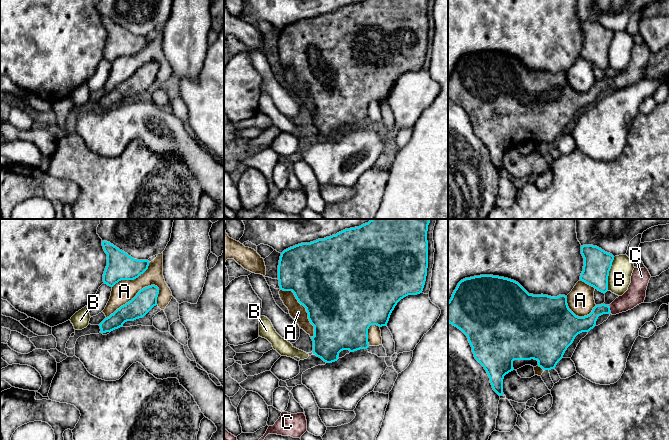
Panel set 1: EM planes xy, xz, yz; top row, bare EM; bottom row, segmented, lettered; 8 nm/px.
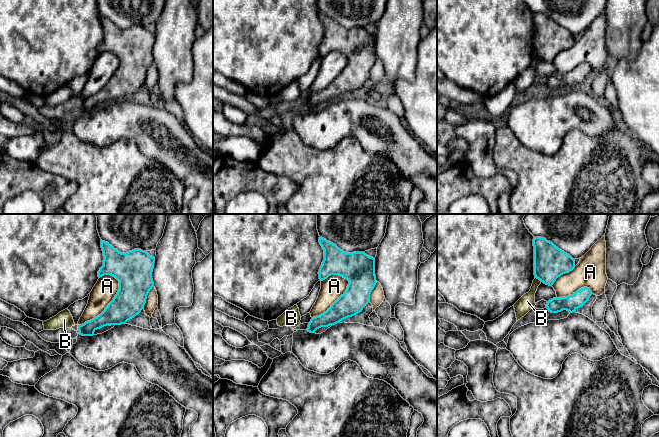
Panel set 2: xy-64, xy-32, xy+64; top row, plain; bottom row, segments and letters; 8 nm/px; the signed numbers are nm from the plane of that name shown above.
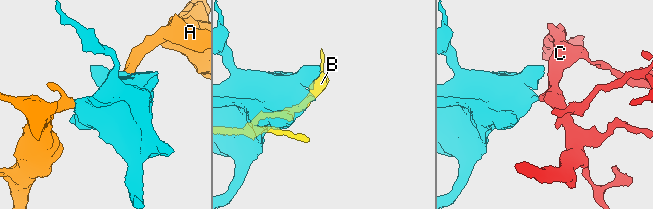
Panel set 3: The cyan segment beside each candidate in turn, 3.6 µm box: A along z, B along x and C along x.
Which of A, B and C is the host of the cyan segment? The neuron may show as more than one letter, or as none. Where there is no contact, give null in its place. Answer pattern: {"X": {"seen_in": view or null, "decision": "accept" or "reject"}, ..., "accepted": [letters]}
{"A": {"seen_in": "xy", "decision": "reject"}, "B": {"seen_in": "yz", "decision": "reject"}, "C": {"seen_in": "yz", "decision": "accept"}, "accepted": ["C"]}

